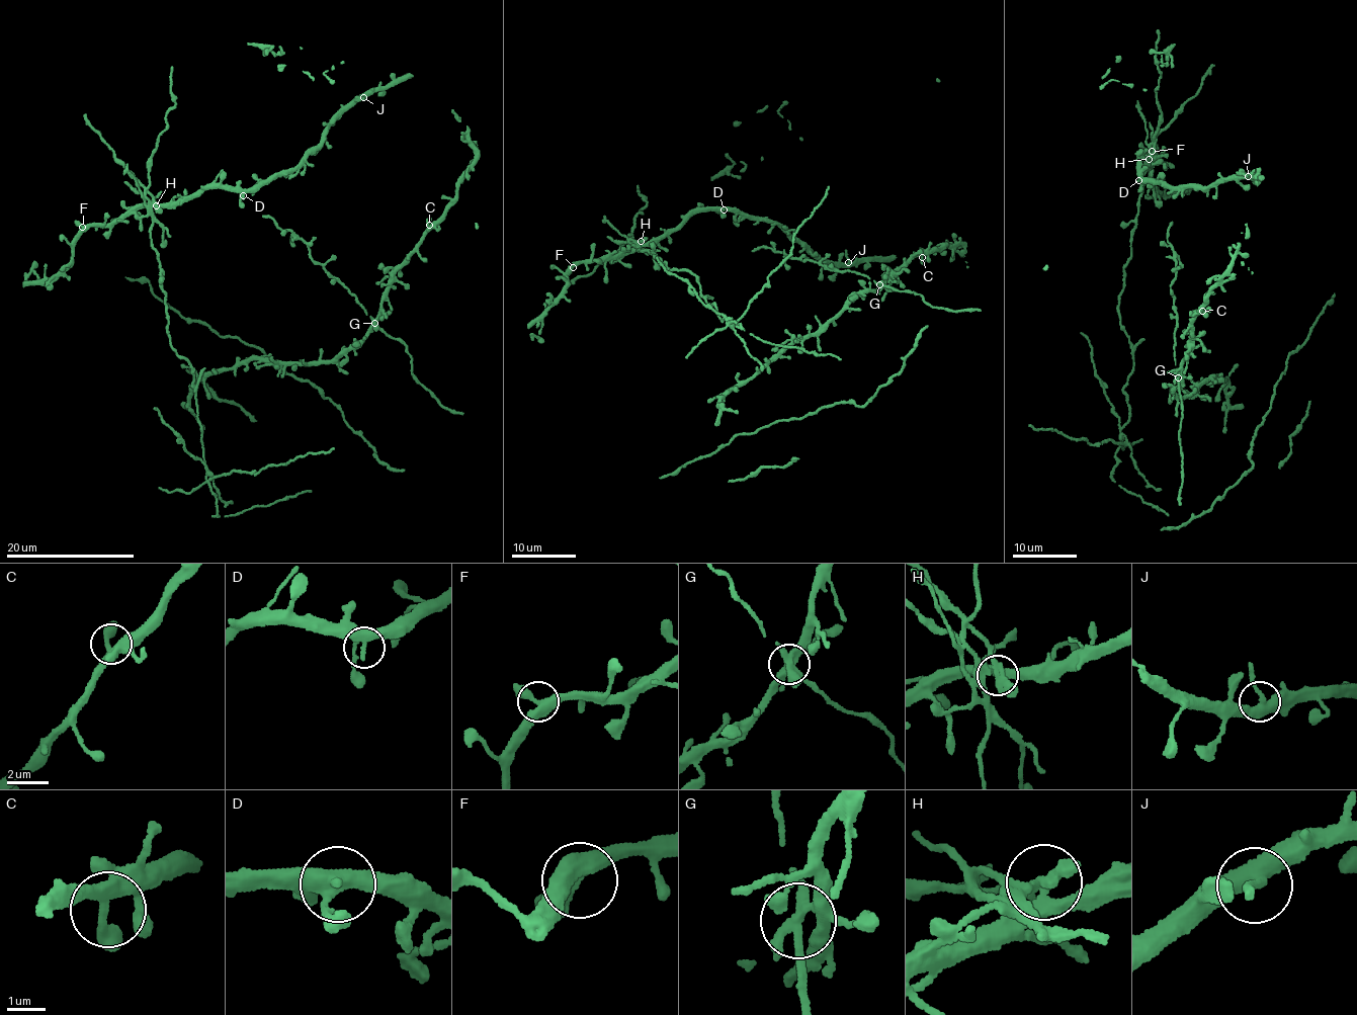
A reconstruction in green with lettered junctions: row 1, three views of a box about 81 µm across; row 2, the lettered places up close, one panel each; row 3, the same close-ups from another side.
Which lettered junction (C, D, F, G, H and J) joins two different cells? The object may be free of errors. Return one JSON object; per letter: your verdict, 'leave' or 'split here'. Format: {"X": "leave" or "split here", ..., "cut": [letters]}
{"C": "leave", "D": "leave", "F": "leave", "G": "leave", "H": "split here", "J": "leave", "cut": ["H"]}

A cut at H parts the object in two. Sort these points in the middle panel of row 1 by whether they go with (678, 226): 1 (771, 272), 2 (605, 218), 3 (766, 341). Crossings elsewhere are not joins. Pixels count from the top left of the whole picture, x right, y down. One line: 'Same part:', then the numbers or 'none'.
Same part: none

